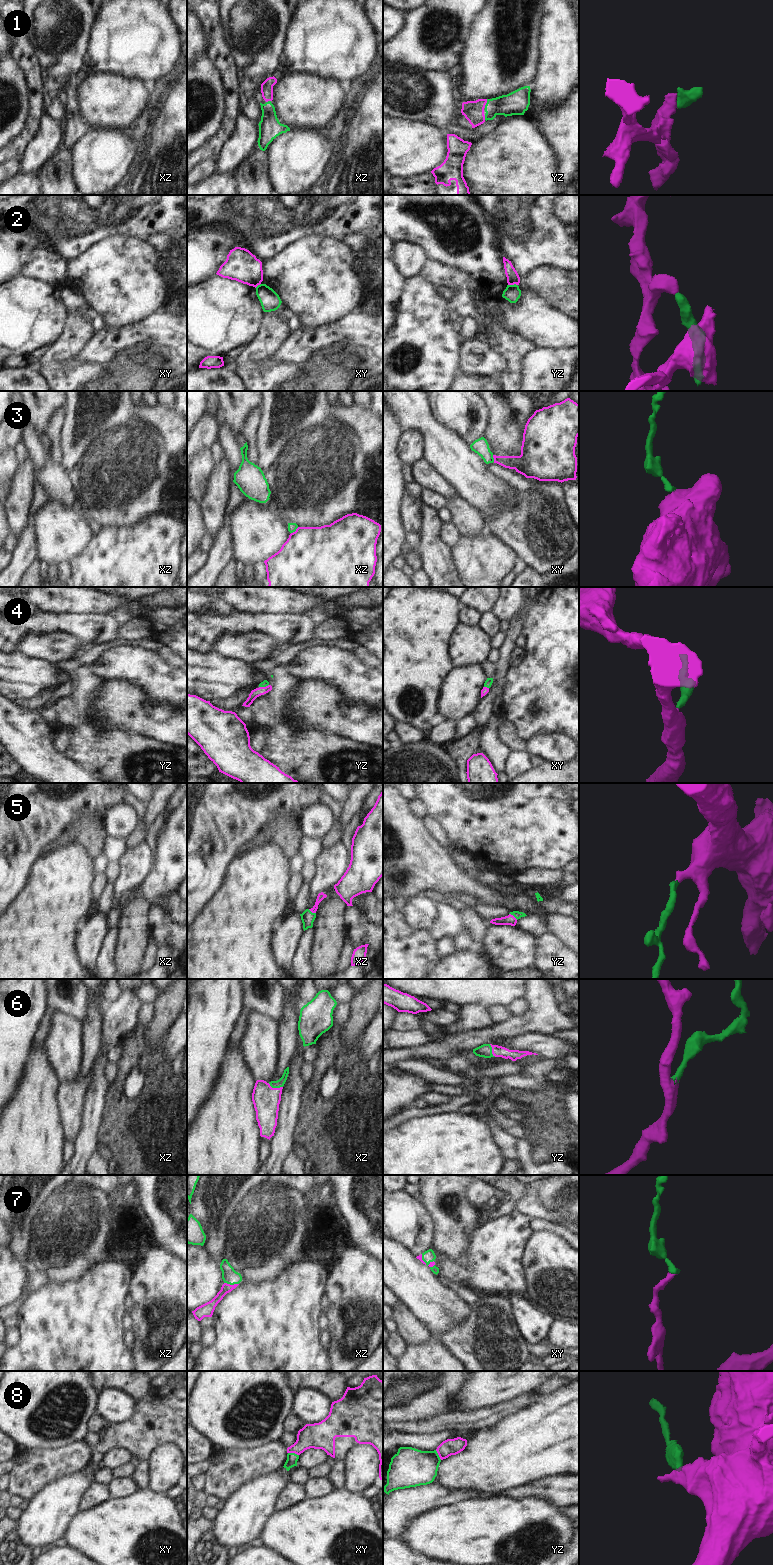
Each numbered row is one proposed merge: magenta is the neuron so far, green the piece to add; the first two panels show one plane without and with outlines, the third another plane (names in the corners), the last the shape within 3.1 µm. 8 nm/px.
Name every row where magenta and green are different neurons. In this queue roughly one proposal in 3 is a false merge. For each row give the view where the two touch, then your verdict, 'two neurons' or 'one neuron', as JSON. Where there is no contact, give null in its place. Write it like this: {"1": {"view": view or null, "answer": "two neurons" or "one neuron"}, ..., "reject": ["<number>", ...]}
{"1": {"view": "yz", "answer": "one neuron"}, "2": {"view": "yz", "answer": "two neurons"}, "3": {"view": "xz", "answer": "two neurons"}, "4": {"view": "yz", "answer": "one neuron"}, "5": {"view": "yz", "answer": "one neuron"}, "6": {"view": "xz", "answer": "one neuron"}, "7": {"view": "xz", "answer": "one neuron"}, "8": {"view": "xy", "answer": "one neuron"}, "reject": ["2", "3"]}

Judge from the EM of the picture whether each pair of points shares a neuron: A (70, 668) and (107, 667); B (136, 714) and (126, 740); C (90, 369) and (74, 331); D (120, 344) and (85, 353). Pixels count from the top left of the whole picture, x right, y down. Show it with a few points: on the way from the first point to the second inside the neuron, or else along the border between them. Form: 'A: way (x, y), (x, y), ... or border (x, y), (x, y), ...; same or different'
A: border (113, 650), (106, 651), (95, 665); different
B: border (127, 730), (133, 734), (152, 738); different
C: way (78, 369), (71, 362), (71, 343); same
D: way (111, 344), (106, 344), (94, 352); same

